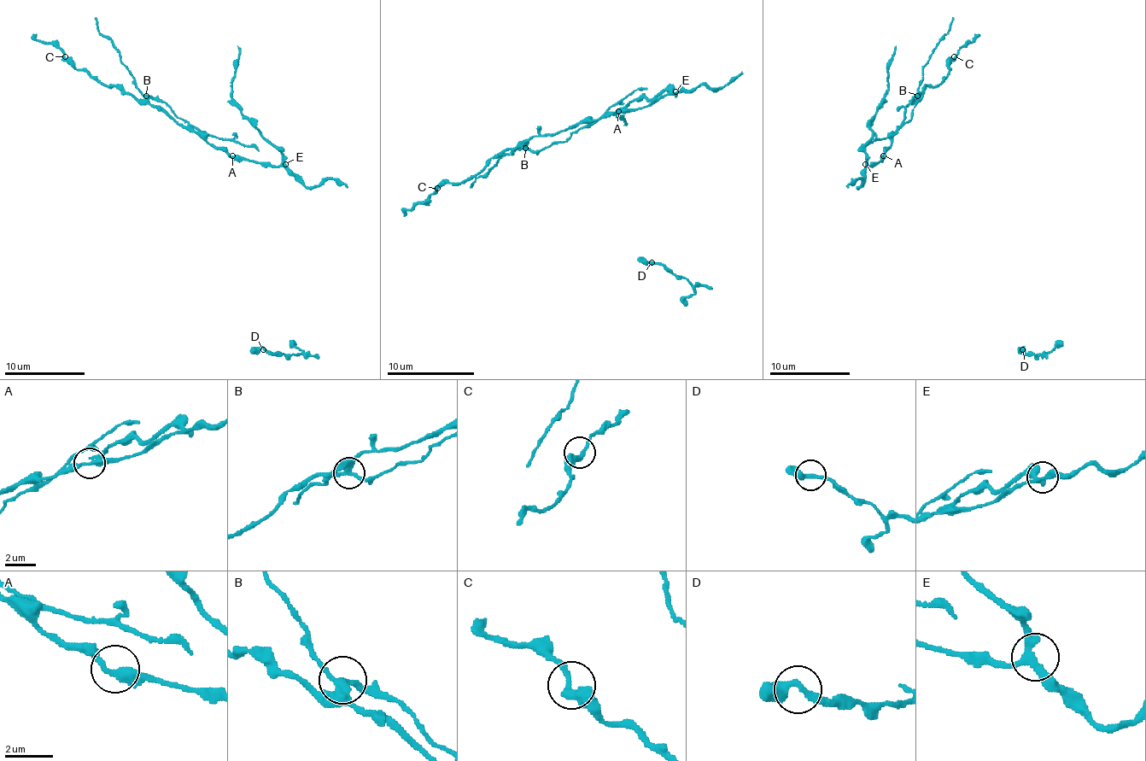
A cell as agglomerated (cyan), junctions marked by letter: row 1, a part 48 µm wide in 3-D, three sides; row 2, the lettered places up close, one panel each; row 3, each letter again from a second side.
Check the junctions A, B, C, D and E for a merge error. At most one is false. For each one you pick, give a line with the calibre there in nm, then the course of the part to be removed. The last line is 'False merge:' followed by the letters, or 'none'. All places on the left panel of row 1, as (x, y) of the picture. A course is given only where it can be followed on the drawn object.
B: 280 nm | (146, 95), (160, 99), (201, 131), (238, 141), (259, 151)
False merge: B

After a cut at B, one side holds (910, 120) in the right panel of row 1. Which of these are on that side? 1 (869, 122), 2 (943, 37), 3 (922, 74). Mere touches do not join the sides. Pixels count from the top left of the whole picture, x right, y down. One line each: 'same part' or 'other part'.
1: other part
2: same part
3: same part

